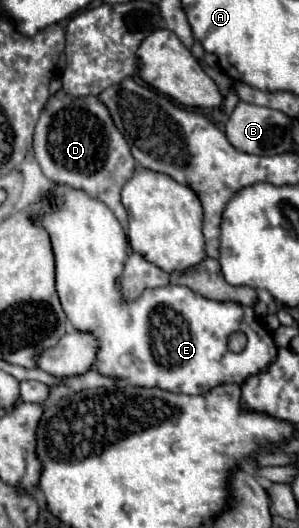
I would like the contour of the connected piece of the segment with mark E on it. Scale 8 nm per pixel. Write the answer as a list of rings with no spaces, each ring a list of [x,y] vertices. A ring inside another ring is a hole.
[[[62,184],[50,190],[48,196],[54,196],[60,204],[54,206],[50,214],[38,218],[38,224],[42,224],[48,230],[52,240],[52,250],[56,256],[56,290],[72,326],[78,332],[88,332],[98,340],[94,368],[100,374],[124,380],[126,384],[140,388],[158,386],[174,394],[204,394],[218,384],[226,384],[226,382],[242,384],[246,378],[266,372],[268,366],[276,360],[278,346],[270,330],[258,324],[254,310],[248,306],[240,306],[234,302],[206,300],[186,286],[172,286],[172,284],[164,288],[148,290],[148,294],[142,294],[130,306],[122,298],[118,286],[118,278],[122,274],[128,254],[128,238],[120,222],[116,220],[114,212],[110,212],[106,204],[88,196],[86,192]],[[236,330],[248,336],[248,344],[242,352],[230,352],[226,346],[228,336]]]

